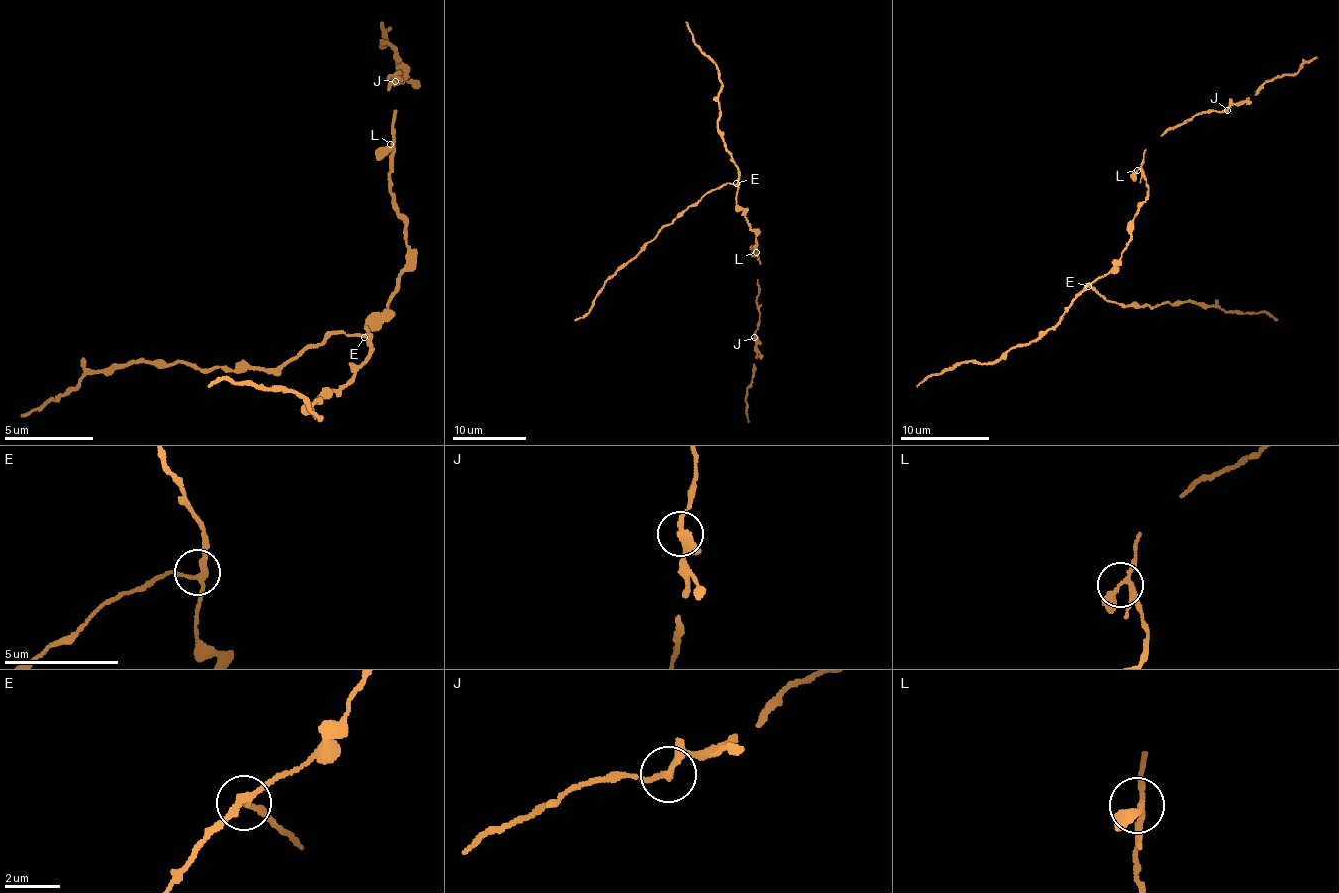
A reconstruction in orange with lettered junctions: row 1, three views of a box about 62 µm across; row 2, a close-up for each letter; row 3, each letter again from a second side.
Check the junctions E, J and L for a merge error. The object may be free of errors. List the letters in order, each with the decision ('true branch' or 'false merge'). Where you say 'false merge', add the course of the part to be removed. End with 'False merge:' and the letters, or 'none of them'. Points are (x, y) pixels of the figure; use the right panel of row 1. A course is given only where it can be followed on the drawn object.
E: true branch
J: true branch
L: true branch
False merge: none of them

